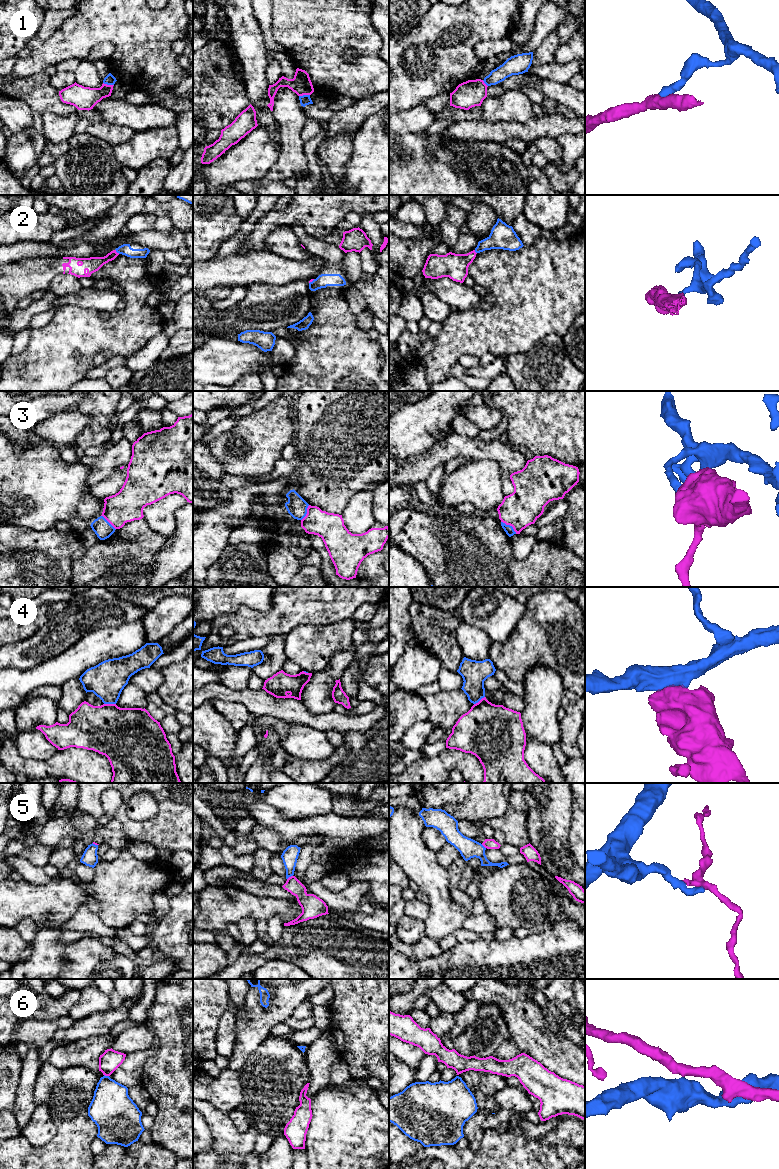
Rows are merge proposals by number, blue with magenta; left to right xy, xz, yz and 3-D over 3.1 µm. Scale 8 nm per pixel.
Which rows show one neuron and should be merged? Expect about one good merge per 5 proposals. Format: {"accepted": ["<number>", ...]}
{"accepted": []}

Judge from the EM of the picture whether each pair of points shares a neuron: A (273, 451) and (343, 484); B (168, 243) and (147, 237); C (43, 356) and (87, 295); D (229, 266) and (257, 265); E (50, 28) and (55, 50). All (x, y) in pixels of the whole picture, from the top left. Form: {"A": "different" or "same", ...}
{"A": "different", "B": "same", "C": "different", "D": "same", "E": "different"}

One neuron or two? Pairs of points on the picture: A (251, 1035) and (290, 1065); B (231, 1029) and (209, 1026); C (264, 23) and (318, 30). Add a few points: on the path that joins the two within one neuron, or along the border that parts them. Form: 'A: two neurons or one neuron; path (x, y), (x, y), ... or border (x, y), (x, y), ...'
A: two neurons; border (269, 1034), (249, 1055), (246, 1061)
B: two neurons; border (231, 1007), (220, 1017), (215, 1041), (216, 1050)
C: two neurons; border (271, 10), (272, 35), (280, 45)

